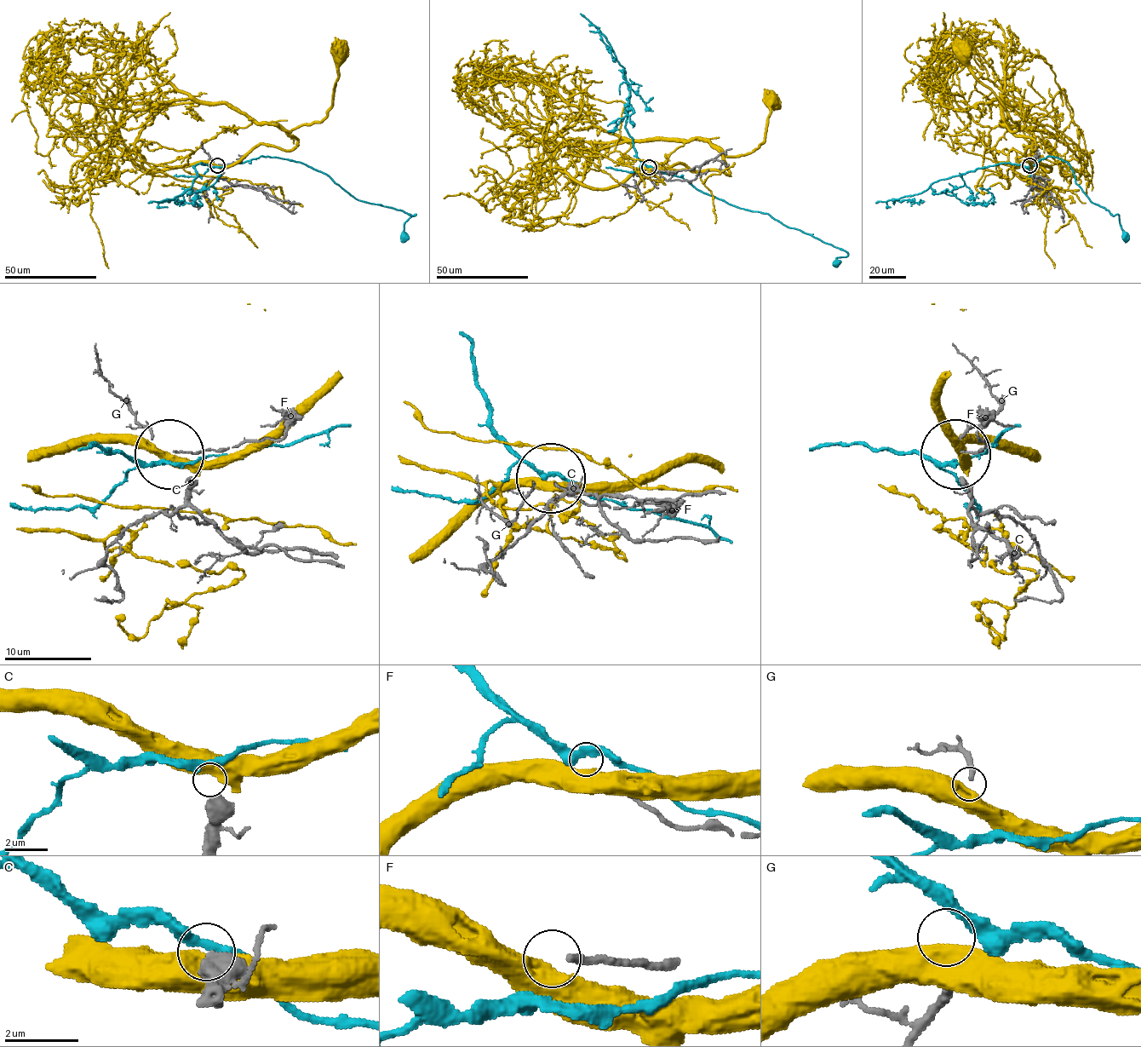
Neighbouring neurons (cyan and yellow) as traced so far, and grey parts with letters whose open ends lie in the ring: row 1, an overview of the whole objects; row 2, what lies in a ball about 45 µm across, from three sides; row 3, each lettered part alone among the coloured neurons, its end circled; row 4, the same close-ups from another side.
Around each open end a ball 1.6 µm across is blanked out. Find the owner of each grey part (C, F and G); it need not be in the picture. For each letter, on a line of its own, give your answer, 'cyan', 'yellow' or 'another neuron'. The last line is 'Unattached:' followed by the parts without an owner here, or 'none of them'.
C: cyan
F: another neuron
G: another neuron
Unattached: F, G

